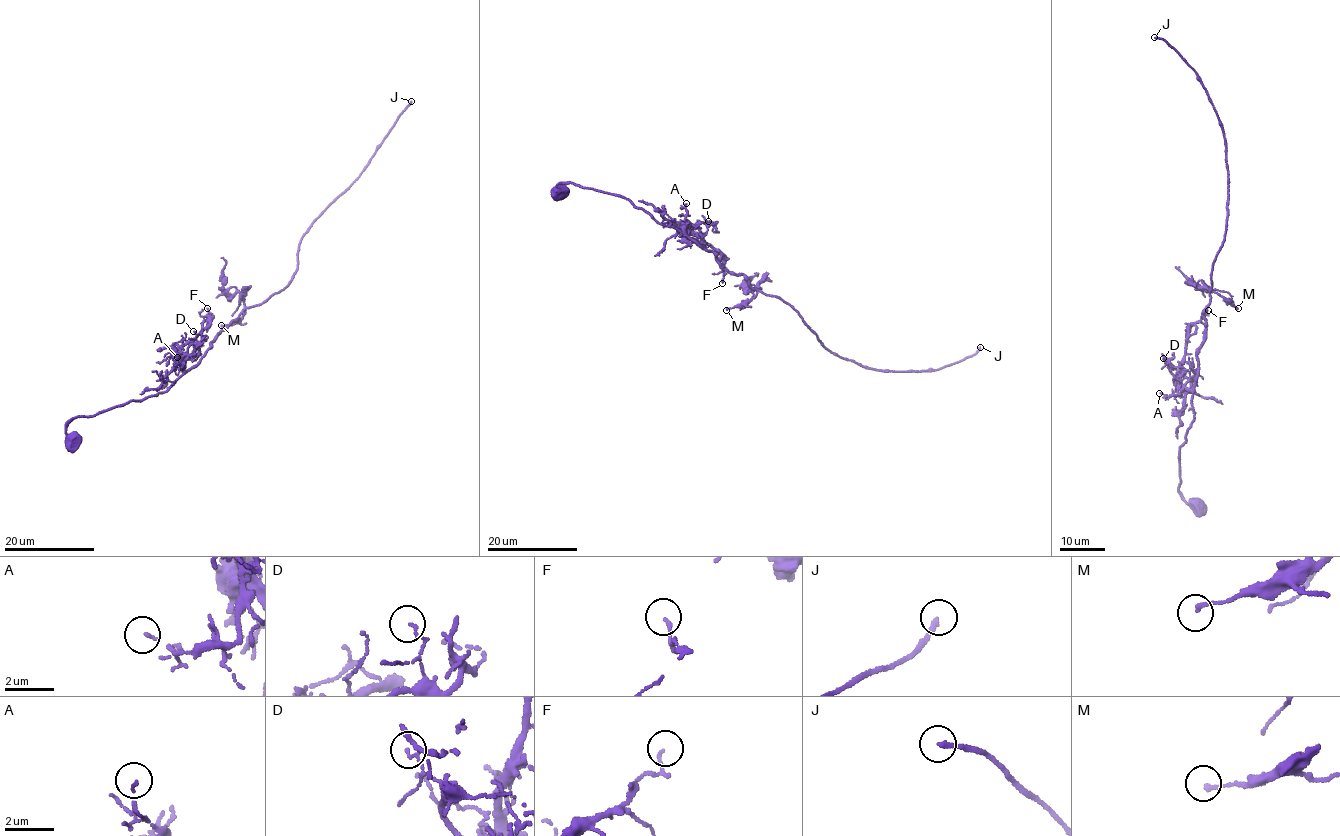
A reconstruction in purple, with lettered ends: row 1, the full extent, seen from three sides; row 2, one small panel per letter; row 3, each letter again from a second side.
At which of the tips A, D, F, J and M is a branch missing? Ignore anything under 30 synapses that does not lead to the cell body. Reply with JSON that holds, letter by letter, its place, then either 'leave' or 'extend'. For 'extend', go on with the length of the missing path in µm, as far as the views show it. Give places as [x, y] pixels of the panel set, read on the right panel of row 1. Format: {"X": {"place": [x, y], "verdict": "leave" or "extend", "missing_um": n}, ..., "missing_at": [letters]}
{"A": {"place": [1159, 393], "verdict": "leave"}, "D": {"place": [1163, 358], "verdict": "leave"}, "F": {"place": [1208, 310], "verdict": "leave"}, "J": {"place": [1154, 37], "verdict": "extend", "missing_um": 45}, "M": {"place": [1238, 308], "verdict": "leave"}, "missing_at": ["J"]}

